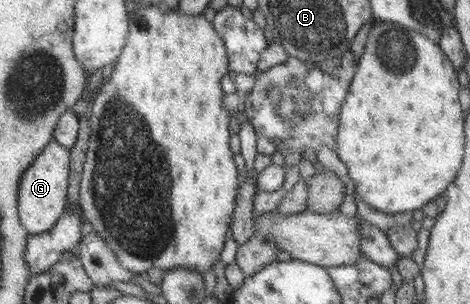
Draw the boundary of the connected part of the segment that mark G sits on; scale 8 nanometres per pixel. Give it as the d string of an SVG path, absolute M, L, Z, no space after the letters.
M51 139L44 149L33 159L33 162L23 171L19 179L17 193L17 215L19 223L25 229L28 236L35 236L49 231L57 219L61 217L61 213L66 210L67 199L66 190L68 187L68 176L70 171L70 152L64 146L59 146L57 141Z

